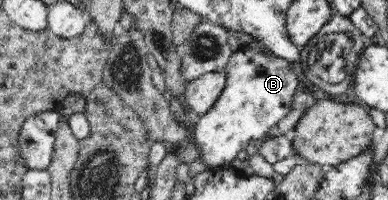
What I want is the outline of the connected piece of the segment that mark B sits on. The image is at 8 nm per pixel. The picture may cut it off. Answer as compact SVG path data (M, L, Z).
M250 48L232 52L227 62L226 86L211 109L198 117L190 128L190 138L201 150L200 159L209 169L230 165L241 149L266 137L269 130L291 111L293 97L299 87L292 63Z

